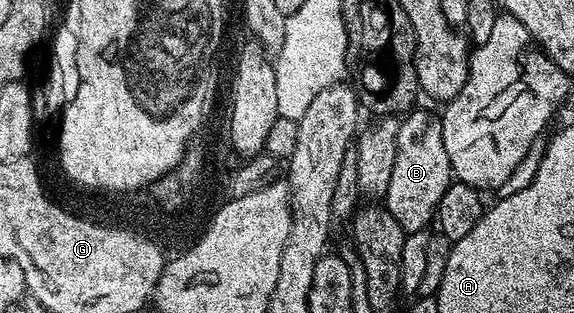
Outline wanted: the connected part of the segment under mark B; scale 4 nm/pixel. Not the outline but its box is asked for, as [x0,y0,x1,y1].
[386,108,454,234]

